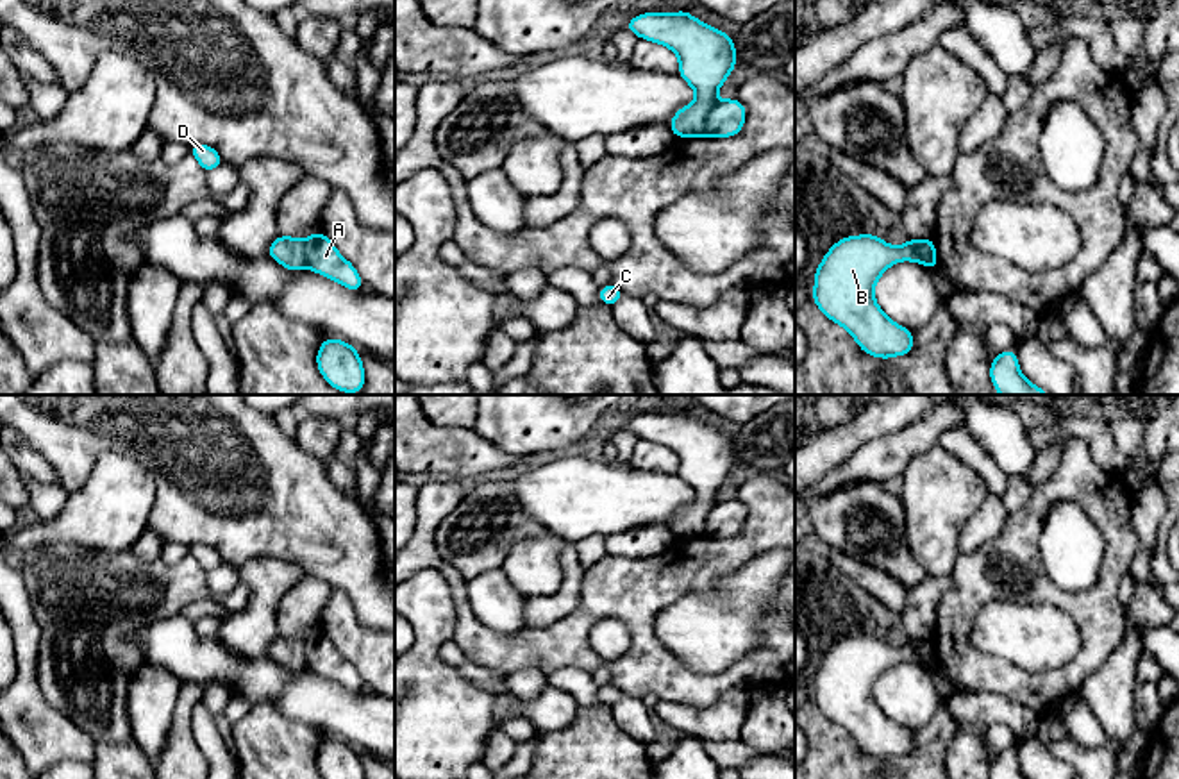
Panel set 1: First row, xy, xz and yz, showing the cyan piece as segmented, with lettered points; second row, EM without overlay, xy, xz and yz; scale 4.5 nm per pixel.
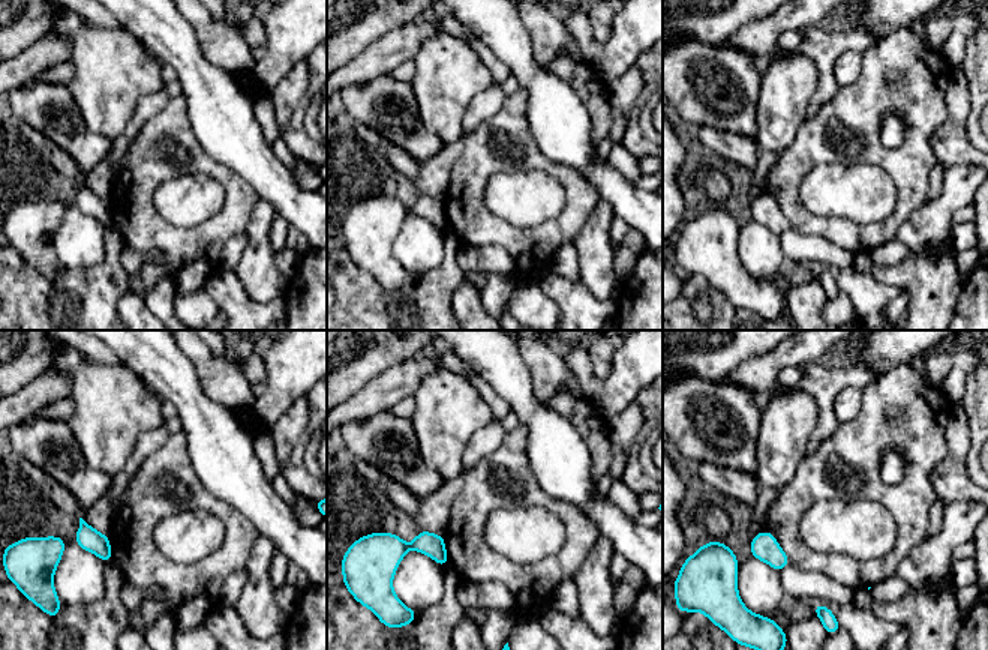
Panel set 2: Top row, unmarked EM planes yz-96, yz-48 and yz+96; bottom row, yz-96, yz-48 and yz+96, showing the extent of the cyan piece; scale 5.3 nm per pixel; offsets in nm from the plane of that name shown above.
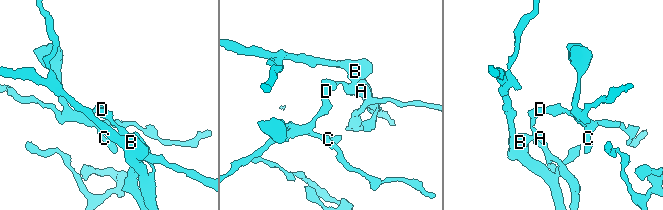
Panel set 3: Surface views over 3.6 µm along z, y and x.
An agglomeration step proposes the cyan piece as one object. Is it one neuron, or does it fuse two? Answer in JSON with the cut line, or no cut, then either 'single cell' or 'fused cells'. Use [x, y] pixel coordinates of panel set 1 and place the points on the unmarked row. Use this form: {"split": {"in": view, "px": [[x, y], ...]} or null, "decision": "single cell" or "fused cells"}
{"split": {"in": "yz", "px": [[915, 640], [915, 654], [933, 670]]}, "decision": "fused cells"}

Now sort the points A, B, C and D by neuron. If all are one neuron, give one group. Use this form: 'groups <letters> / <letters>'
groups A / B C D

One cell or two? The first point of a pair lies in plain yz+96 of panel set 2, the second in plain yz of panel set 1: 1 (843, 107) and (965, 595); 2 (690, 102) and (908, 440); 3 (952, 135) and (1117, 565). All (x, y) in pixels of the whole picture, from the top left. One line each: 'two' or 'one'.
1: one
2: two
3: two

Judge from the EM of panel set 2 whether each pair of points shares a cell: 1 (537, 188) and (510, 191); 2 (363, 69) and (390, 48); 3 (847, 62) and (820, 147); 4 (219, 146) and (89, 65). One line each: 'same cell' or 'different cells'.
1: same cell
2: same cell
3: different cells
4: different cells

